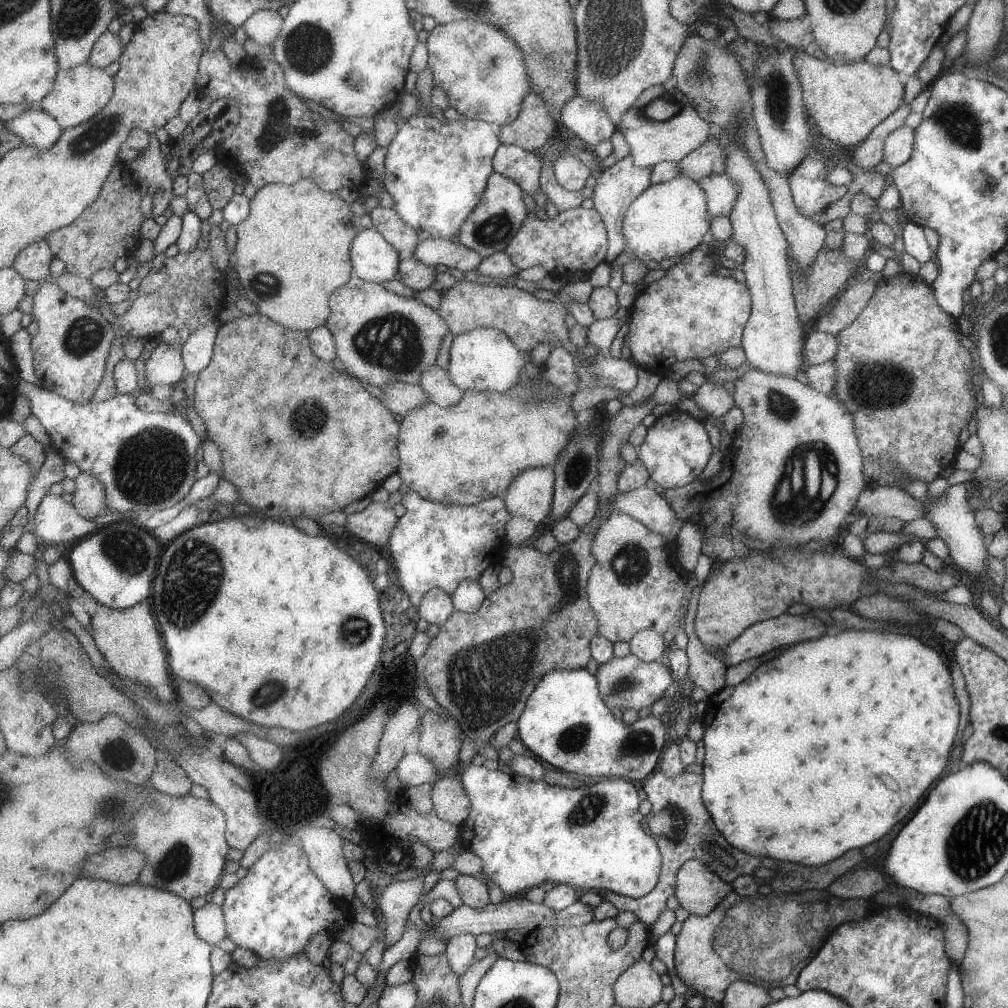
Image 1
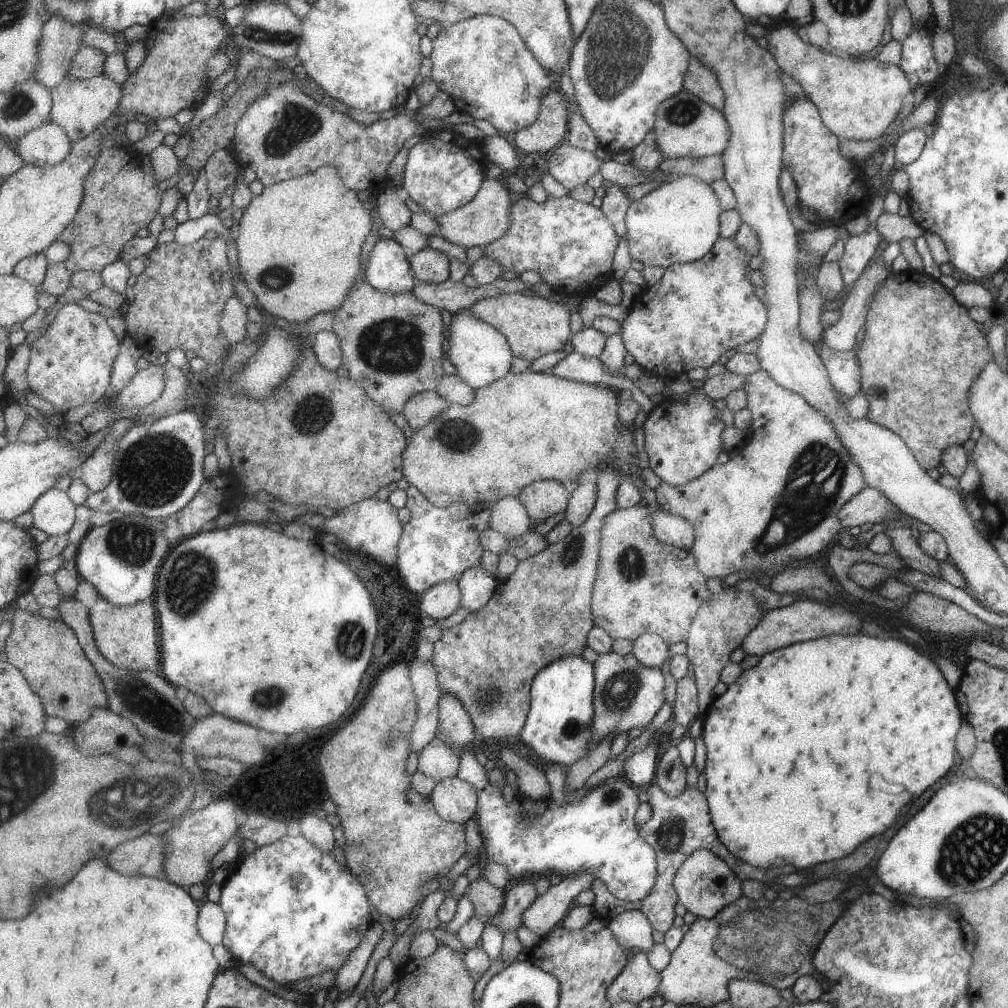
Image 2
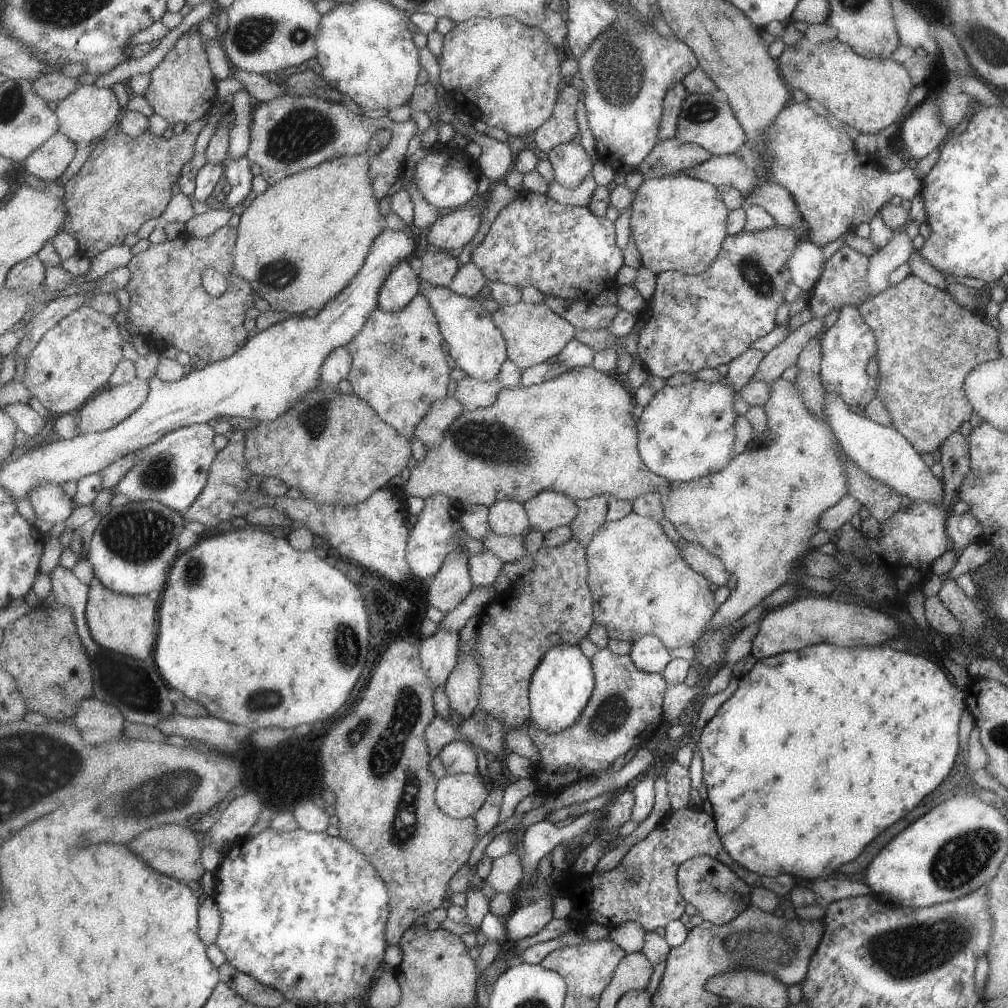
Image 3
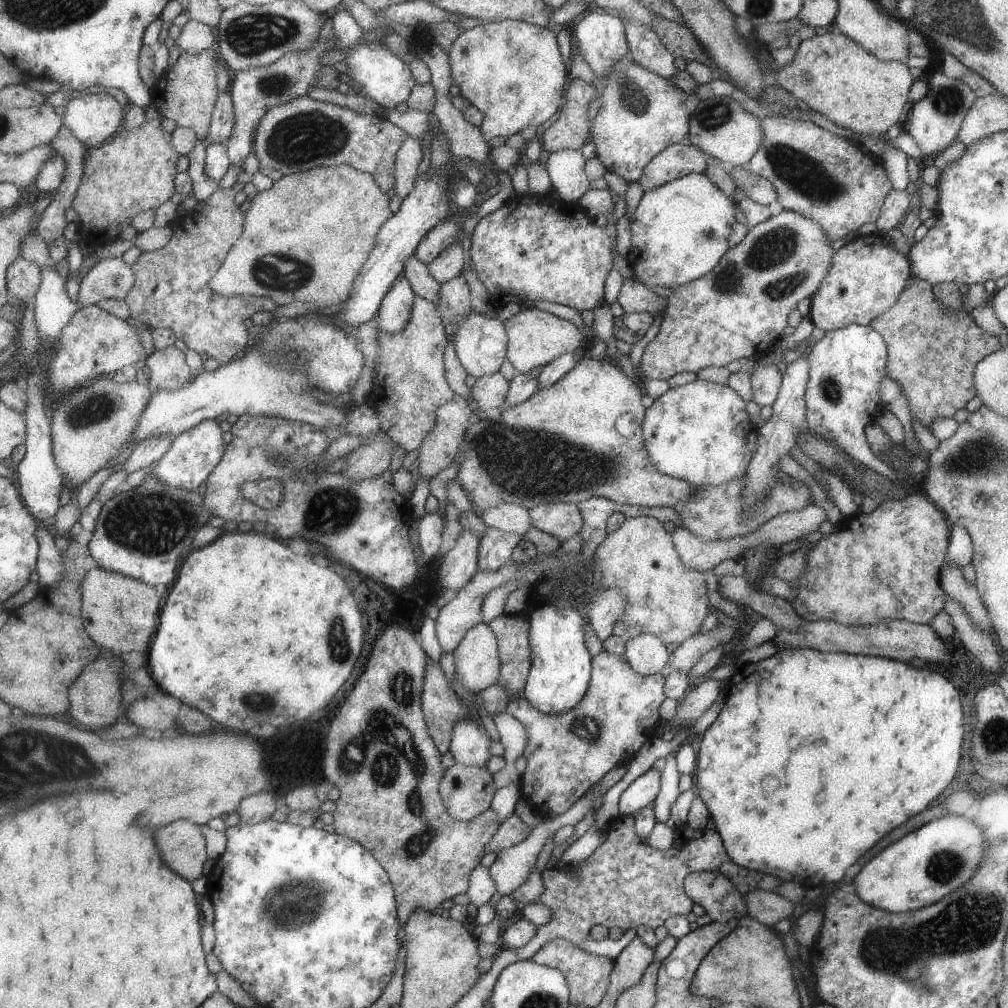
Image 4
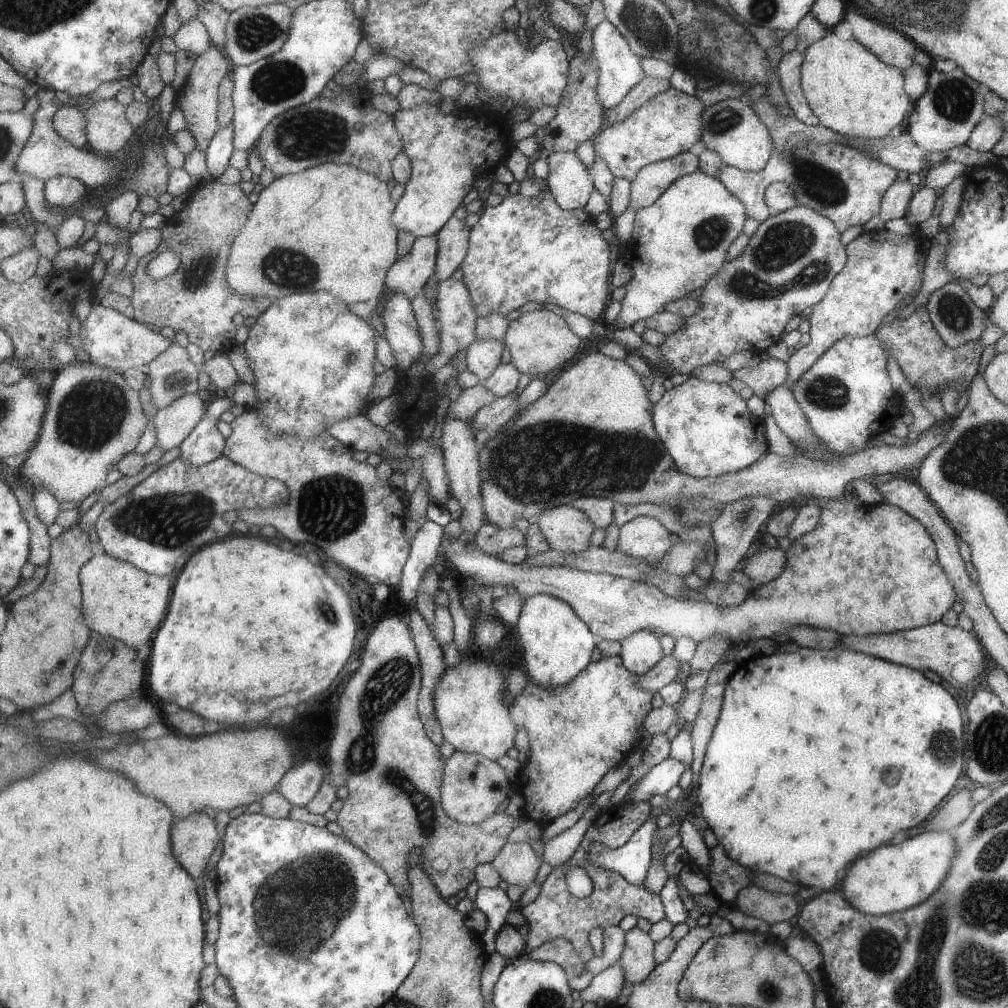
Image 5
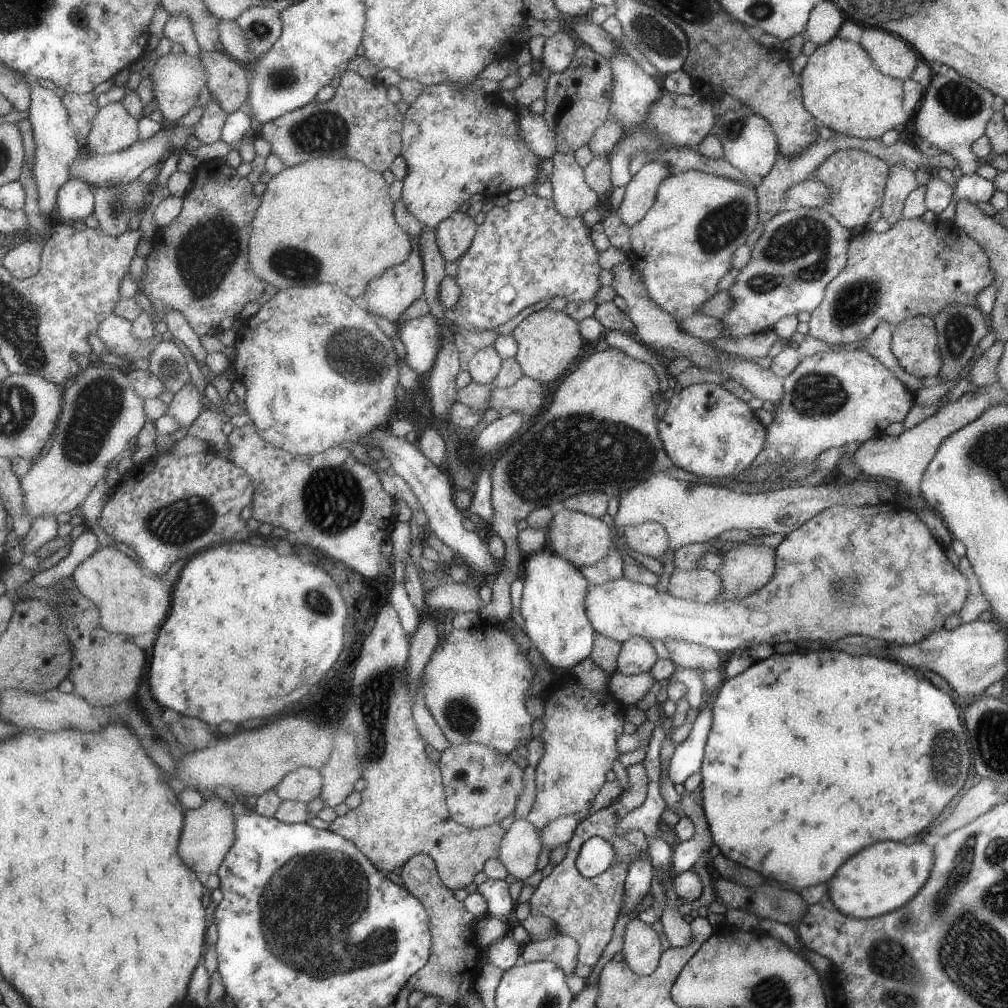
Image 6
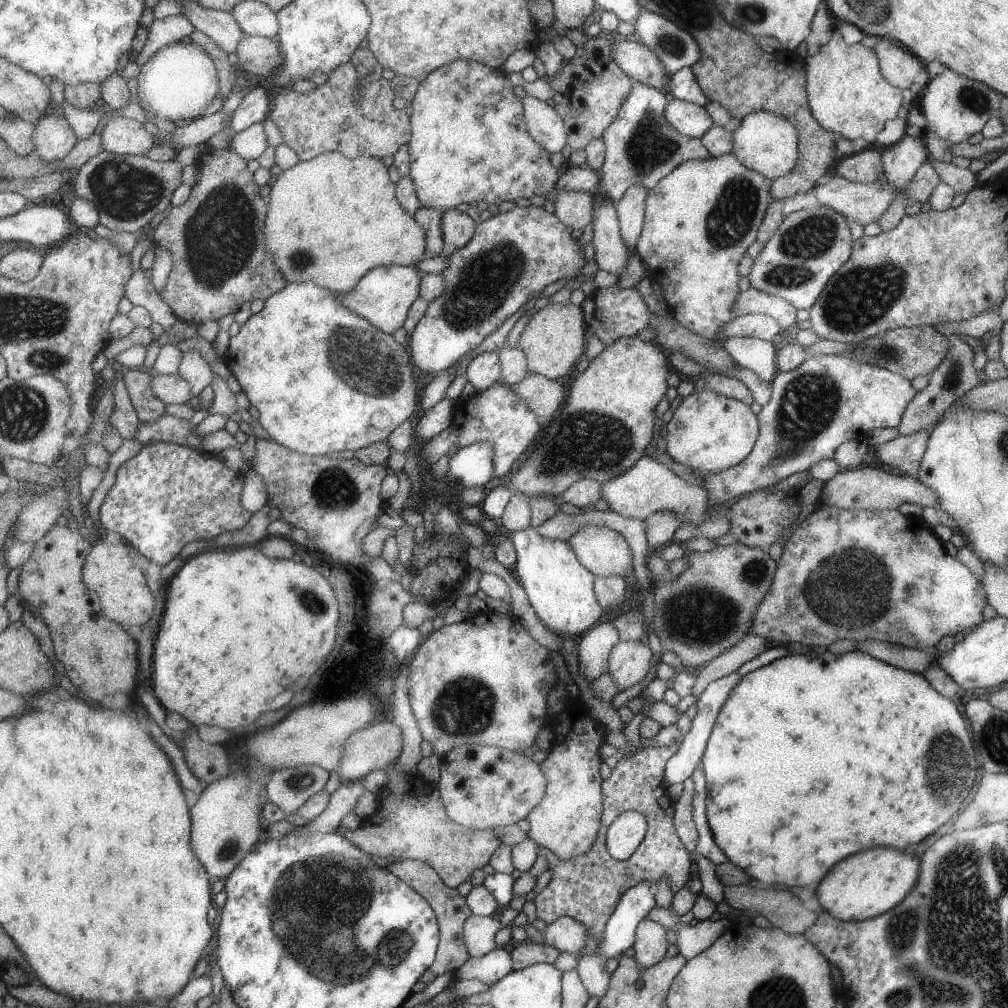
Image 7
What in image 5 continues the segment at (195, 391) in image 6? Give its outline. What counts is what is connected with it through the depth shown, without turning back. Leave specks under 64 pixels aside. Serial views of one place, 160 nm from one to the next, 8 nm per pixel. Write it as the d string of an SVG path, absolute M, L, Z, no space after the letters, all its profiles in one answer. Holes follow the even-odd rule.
M199 393L186 394L172 405L156 413L153 422L157 431L157 442L150 455L157 458L158 452L178 449L180 444L195 430L206 415L206 403Z

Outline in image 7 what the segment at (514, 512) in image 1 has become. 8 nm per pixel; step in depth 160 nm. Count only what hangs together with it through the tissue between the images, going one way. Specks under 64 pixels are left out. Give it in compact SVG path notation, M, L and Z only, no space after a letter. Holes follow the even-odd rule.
M585 527L567 540L580 562L596 577L625 578L633 566L630 546L622 534L607 527Z

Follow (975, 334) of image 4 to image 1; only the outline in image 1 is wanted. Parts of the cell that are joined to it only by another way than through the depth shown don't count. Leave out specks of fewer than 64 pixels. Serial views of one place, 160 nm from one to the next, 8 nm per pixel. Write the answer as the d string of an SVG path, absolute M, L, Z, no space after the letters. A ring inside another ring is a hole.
M901 272L895 276L882 277L875 284L874 293L868 298L865 306L859 311L853 322L842 328L835 336L838 338L838 349L831 359L836 364L836 384L834 392L829 395L839 399L839 402L846 406L846 409L854 418L854 430L863 454L866 487L896 486L896 478L899 475L911 475L929 484L940 476L943 469L948 466L953 467L954 458L957 456L955 452L957 452L957 448L960 448L959 444L957 444L957 434L961 432L961 428L967 426L967 420L971 418L971 408L973 408L973 394L967 388L967 380L969 380L969 372L971 372L973 364L971 364L971 356L961 358L965 354L965 350L959 344L957 324L955 324L953 316L945 314L945 311L939 306L932 293L931 286L922 281L919 276L911 273Z

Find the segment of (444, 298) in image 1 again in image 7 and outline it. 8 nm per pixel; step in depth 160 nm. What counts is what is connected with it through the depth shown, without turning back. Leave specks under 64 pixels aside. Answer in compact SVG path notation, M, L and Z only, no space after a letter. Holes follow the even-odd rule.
M569 302L566 305L547 303L533 312L516 342L516 347L525 355L529 373L555 381L573 368L583 352L583 326L586 324L583 324L585 315L581 311L580 306Z

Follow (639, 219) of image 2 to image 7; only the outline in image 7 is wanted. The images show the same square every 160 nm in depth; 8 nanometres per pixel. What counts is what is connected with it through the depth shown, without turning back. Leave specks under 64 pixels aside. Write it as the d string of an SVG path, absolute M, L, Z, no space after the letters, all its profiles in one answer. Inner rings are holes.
M731 152L718 157L709 154L704 159L686 160L648 190L637 254L647 264L646 276L661 286L668 312L697 336L723 343L722 327L737 317L732 311L741 292L737 288L737 262L741 262L747 247L757 240L762 218L773 199L770 195L771 183L772 179L747 168Z

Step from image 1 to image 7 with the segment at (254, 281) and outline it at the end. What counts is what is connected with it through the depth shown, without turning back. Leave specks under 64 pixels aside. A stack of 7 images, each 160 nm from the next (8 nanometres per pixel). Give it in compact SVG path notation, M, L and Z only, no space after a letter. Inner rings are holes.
M329 151L320 154L310 161L301 161L297 166L289 170L283 170L278 176L272 190L267 198L268 217L266 218L266 246L276 258L280 271L285 275L289 283L314 282L326 289L334 290L336 293L349 292L359 284L359 281L374 268L381 265L415 265L423 260L425 251L428 250L428 234L420 222L411 214L398 199L396 193L397 182L393 180L393 167L387 167L383 160L375 157L349 158L339 151Z

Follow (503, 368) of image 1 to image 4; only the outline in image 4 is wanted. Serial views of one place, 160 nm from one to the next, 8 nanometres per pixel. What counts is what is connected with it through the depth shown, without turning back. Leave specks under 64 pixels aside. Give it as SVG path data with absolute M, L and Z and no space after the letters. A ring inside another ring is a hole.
M415 255L410 256L404 264L404 272L417 297L423 297L438 306L442 284L433 276L429 266ZM472 310L457 325L451 336L459 362L472 377L490 375L500 369L506 358L506 346L509 340L506 335L505 322L497 318L490 319Z

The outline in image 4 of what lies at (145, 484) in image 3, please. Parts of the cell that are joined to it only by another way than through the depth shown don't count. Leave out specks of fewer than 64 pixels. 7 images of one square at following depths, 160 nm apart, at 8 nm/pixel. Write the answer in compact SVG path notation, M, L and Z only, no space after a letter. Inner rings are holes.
M203 419L193 428L178 434L167 454L155 464L149 476L153 476L162 483L185 490L198 489L203 483L207 482L226 453L227 445L219 423L220 419Z

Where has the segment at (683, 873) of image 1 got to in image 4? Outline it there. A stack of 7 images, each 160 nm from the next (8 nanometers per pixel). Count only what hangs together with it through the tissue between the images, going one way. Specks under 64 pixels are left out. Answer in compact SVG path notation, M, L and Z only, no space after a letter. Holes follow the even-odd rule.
M717 871L686 874L682 883L693 904L702 906L711 921L724 923L747 914L744 895Z

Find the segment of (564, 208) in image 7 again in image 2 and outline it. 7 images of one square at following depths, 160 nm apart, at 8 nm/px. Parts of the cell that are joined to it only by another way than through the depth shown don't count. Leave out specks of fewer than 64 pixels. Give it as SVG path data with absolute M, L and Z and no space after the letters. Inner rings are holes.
M560 143L546 156L548 173L567 190L585 184L602 166L589 149Z

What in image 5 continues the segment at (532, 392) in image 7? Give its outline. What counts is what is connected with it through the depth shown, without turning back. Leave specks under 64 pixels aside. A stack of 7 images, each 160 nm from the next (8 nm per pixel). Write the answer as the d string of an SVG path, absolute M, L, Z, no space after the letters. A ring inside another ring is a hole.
M478 382L475 386L462 389L457 400L450 401L446 414L469 422L478 408L491 404L497 397L482 387Z

